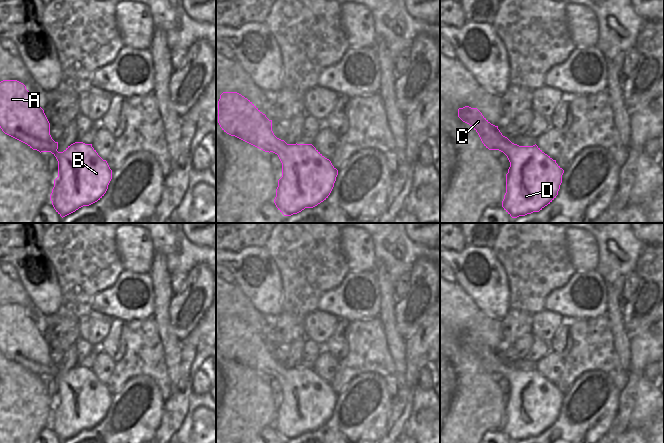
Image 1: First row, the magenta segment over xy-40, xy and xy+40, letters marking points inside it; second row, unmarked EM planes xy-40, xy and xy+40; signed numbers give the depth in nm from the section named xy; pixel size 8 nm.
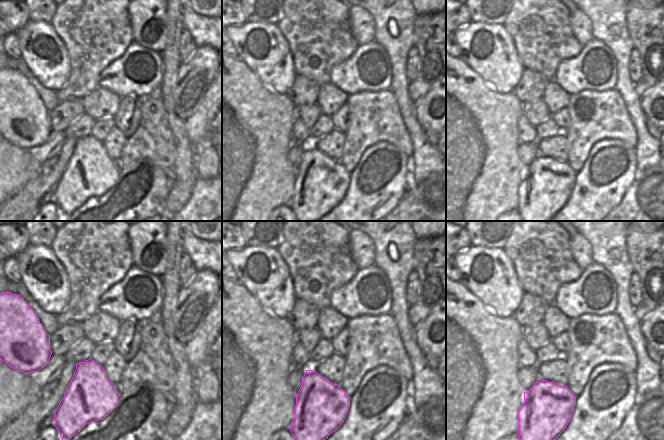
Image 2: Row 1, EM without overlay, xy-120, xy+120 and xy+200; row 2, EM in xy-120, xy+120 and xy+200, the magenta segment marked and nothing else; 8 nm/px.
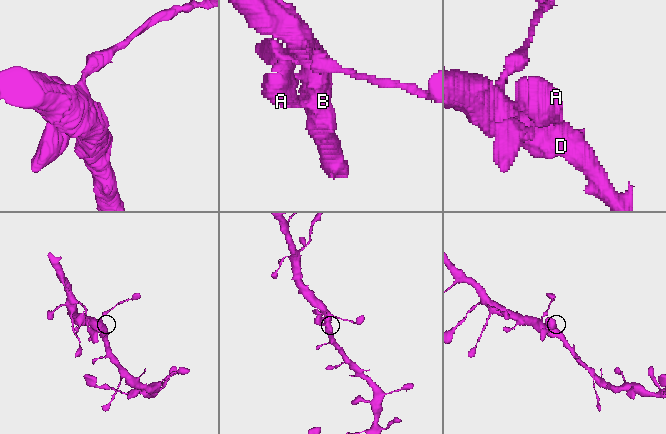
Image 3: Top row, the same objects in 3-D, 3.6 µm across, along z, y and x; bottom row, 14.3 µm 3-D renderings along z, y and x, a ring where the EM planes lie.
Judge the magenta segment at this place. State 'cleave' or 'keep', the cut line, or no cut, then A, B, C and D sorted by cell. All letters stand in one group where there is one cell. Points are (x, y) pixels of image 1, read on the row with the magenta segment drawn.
keep; cut none; groups A B C D

